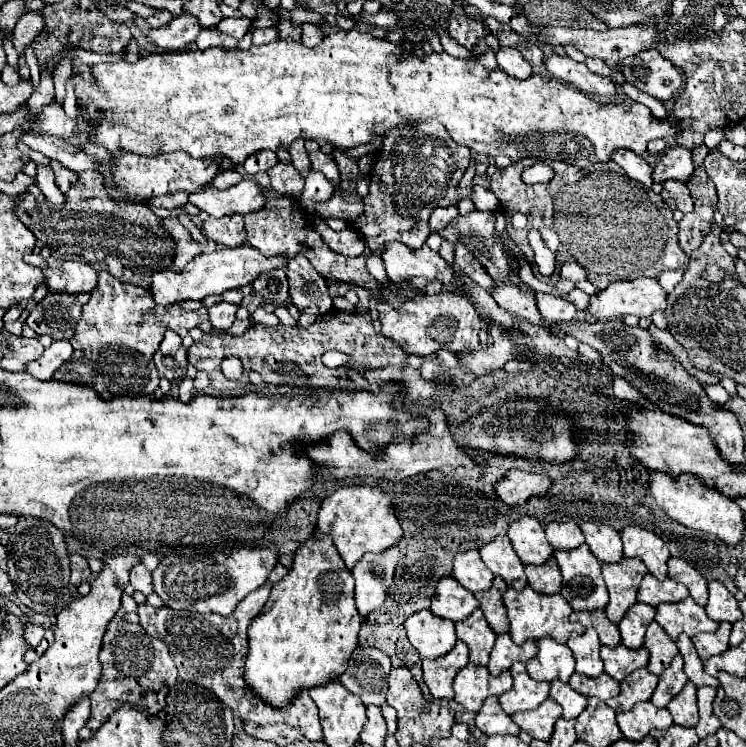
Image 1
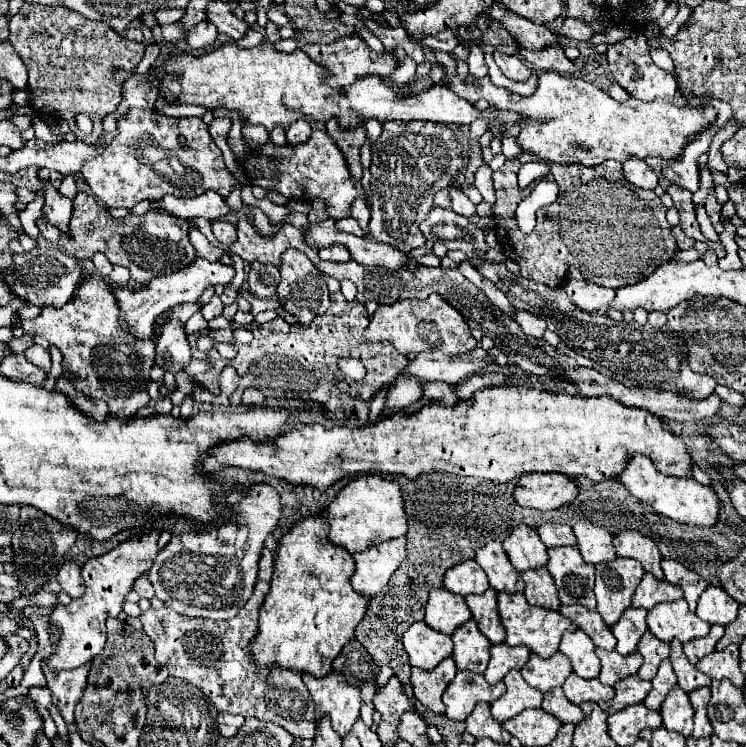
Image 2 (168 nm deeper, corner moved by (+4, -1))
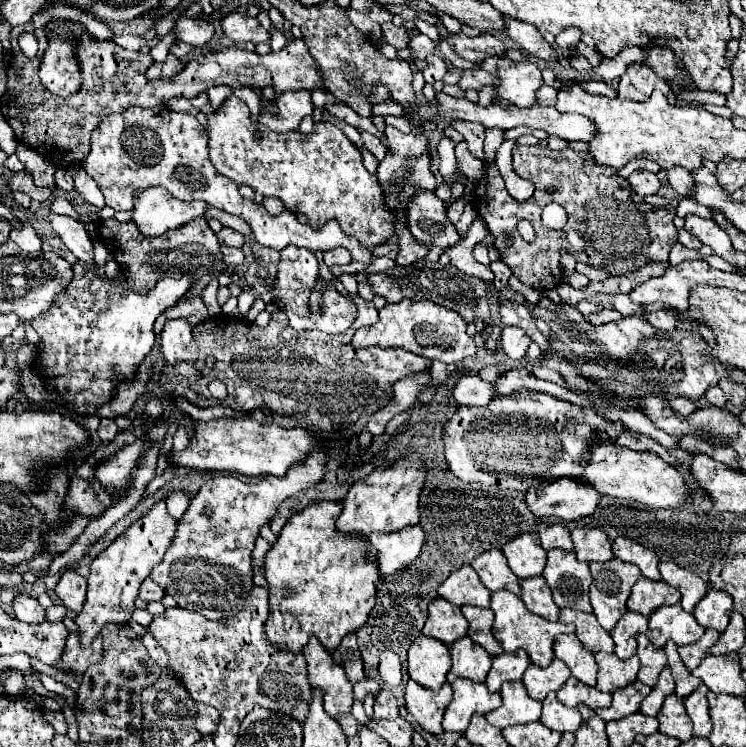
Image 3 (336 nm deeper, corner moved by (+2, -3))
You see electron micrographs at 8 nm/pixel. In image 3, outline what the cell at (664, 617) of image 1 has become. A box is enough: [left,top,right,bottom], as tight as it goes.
[646,604,704,648]

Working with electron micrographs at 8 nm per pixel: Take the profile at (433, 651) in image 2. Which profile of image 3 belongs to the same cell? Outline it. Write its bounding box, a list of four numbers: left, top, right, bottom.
[408,636,450,690]

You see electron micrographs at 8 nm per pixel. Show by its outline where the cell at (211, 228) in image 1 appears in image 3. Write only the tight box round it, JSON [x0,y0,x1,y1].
[218,228,244,248]

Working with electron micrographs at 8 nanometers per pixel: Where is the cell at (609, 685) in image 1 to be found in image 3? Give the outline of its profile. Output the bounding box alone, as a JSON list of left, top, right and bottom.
[556,676,612,710]

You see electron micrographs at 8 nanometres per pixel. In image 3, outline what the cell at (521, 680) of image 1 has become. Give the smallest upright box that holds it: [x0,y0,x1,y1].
[486,682,542,730]

